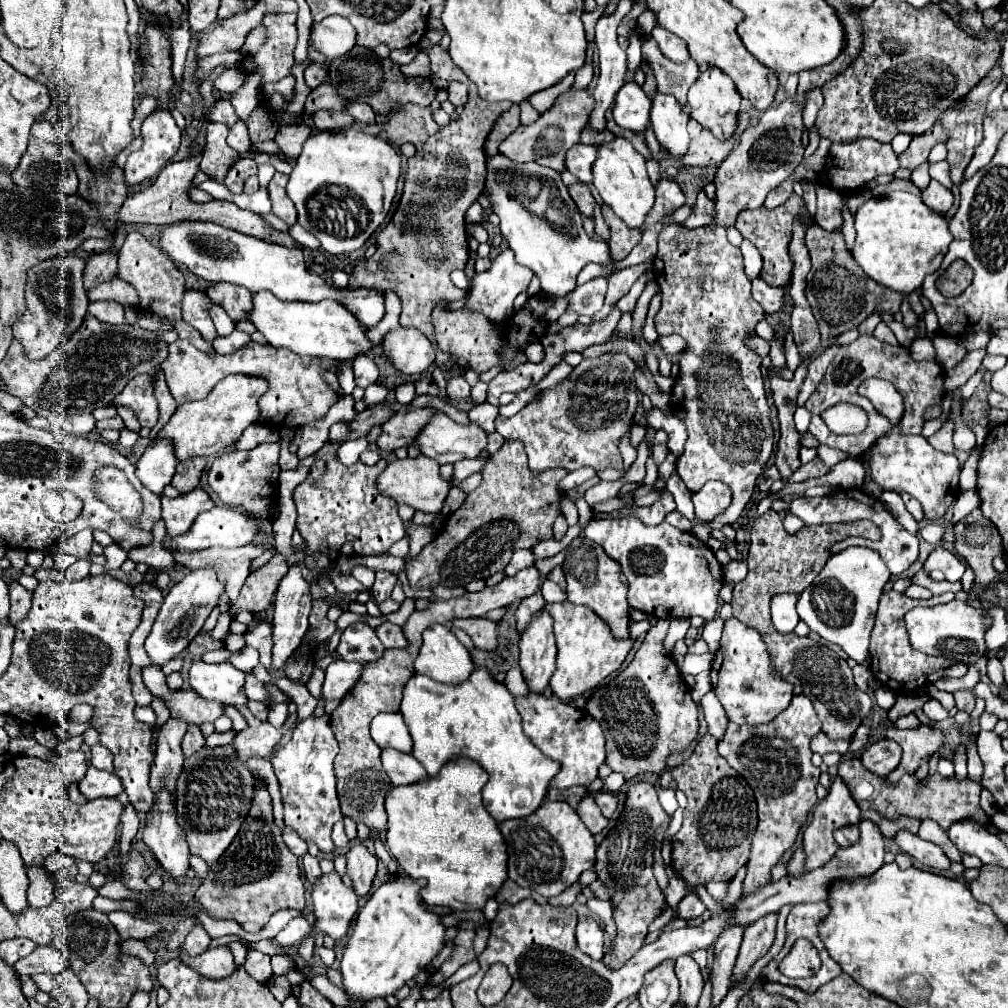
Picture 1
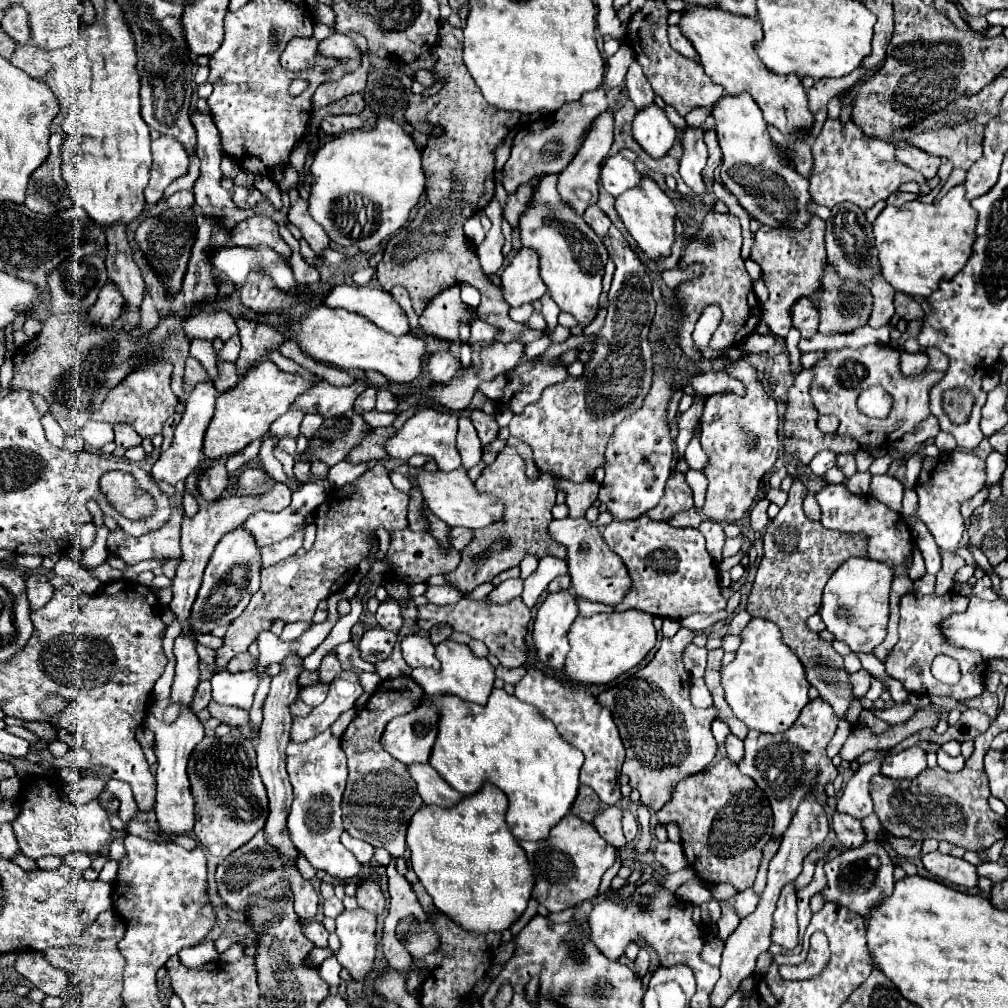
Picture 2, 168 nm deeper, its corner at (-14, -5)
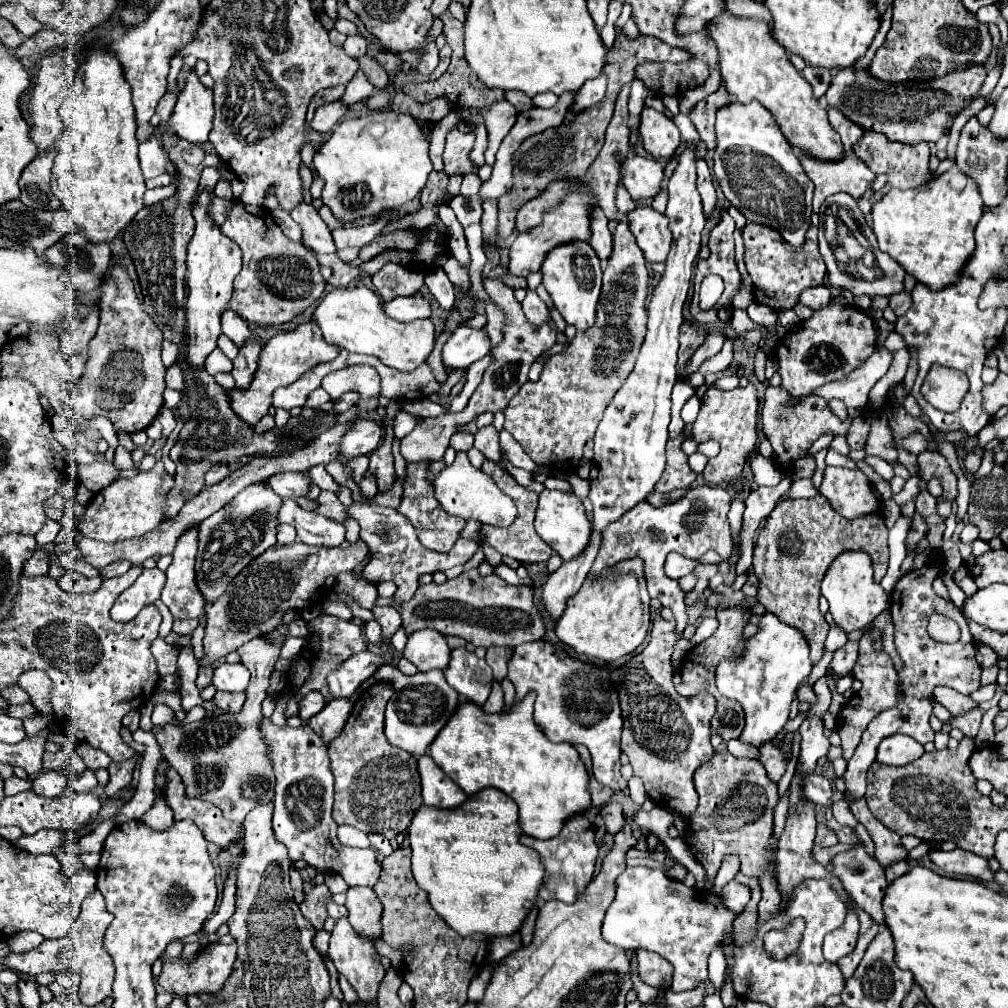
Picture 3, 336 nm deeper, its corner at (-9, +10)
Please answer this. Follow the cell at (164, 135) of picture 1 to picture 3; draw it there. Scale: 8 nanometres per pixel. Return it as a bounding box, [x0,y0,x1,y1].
[139,135,169,179]

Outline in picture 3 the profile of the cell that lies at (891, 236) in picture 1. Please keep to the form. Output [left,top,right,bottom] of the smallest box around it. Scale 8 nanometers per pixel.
[871,165,983,291]

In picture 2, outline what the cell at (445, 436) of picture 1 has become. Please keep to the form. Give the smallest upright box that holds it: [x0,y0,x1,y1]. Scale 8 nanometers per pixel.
[384,406,460,472]

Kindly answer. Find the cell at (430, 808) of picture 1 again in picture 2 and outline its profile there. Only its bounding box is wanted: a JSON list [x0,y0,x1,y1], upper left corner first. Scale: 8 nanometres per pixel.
[406,784,536,934]

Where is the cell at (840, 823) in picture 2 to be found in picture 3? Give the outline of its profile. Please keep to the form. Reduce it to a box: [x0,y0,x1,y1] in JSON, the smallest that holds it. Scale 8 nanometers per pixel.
[803,773,833,807]

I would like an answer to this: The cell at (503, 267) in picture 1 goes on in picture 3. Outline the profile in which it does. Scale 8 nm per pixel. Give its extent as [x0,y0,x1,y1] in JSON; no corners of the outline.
[507,191,595,277]

